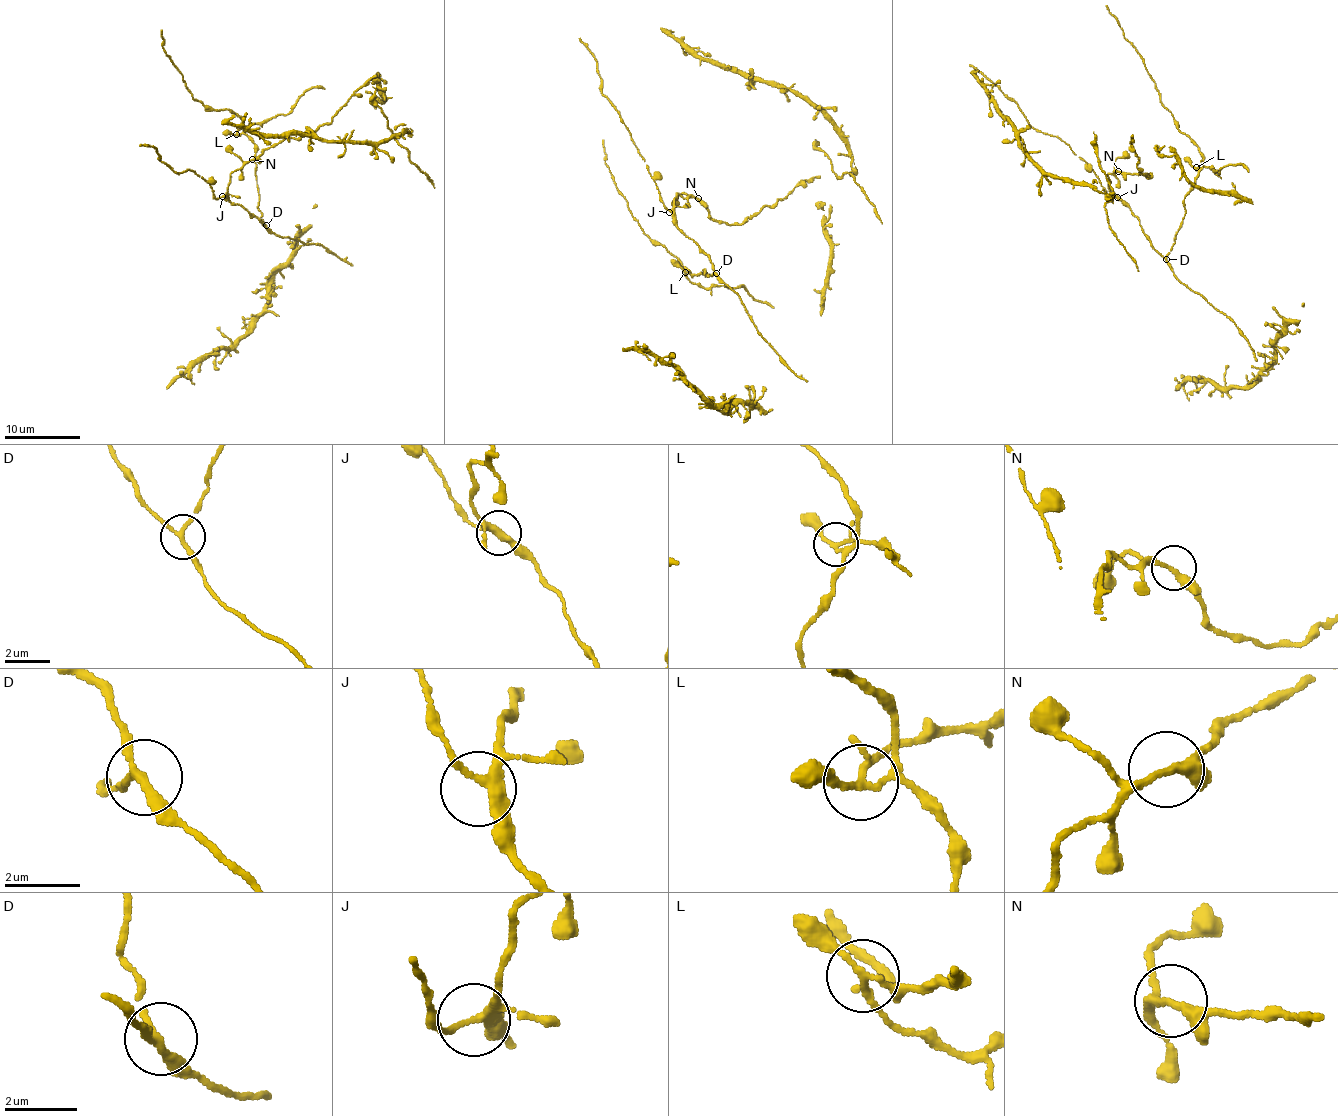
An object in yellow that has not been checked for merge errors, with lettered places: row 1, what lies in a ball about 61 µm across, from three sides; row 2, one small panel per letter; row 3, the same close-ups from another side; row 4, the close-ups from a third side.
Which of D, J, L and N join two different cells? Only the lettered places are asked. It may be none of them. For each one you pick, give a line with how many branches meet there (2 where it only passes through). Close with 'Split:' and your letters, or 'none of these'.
L: 4
Split: L

